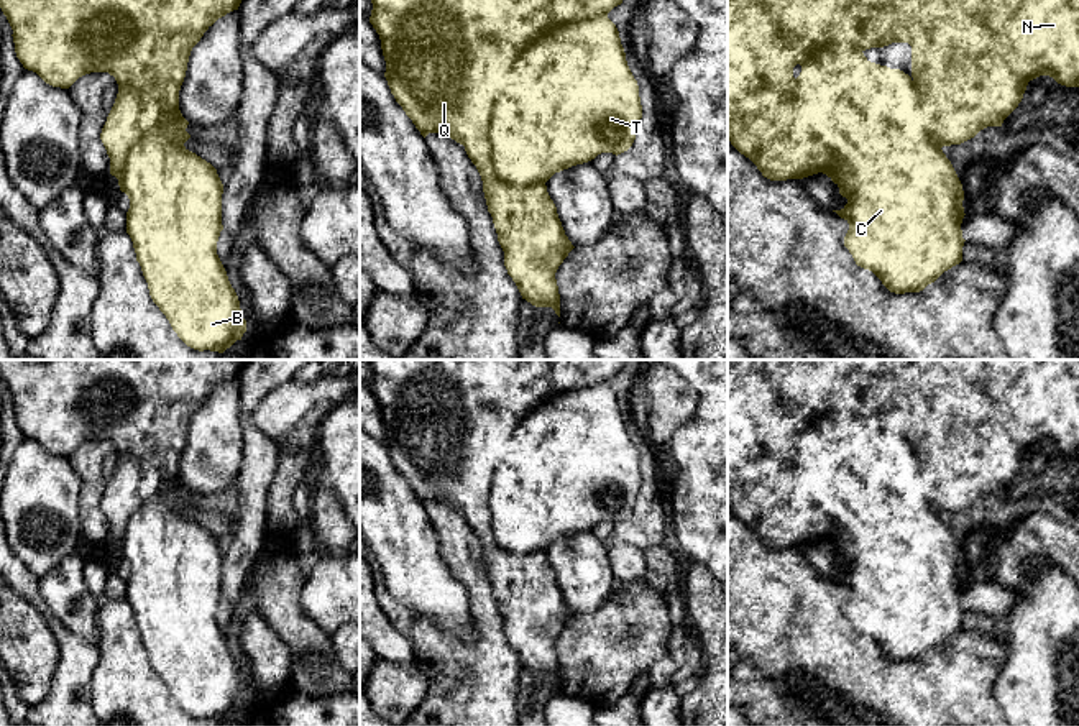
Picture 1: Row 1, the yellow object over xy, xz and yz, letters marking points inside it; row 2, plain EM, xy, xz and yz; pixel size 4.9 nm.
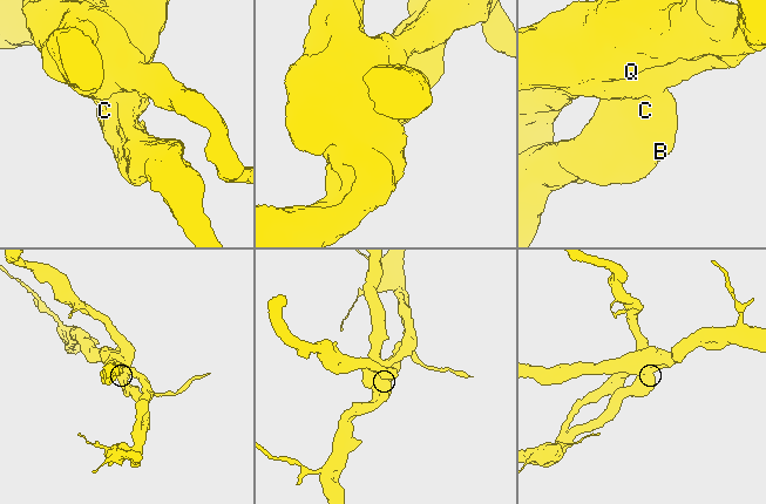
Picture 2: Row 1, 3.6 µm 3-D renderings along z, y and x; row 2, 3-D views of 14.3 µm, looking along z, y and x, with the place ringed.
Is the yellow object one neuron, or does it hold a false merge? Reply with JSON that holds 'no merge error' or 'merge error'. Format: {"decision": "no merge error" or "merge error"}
{"decision": "merge error"}

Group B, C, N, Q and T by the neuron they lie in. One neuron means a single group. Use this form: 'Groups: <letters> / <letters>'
Groups: B C T / N Q

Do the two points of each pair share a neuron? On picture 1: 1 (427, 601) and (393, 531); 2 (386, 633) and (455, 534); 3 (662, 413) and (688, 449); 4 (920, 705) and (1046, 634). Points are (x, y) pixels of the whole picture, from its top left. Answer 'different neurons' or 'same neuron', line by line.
1: same neuron
2: different neurons
3: different neurons
4: different neurons

